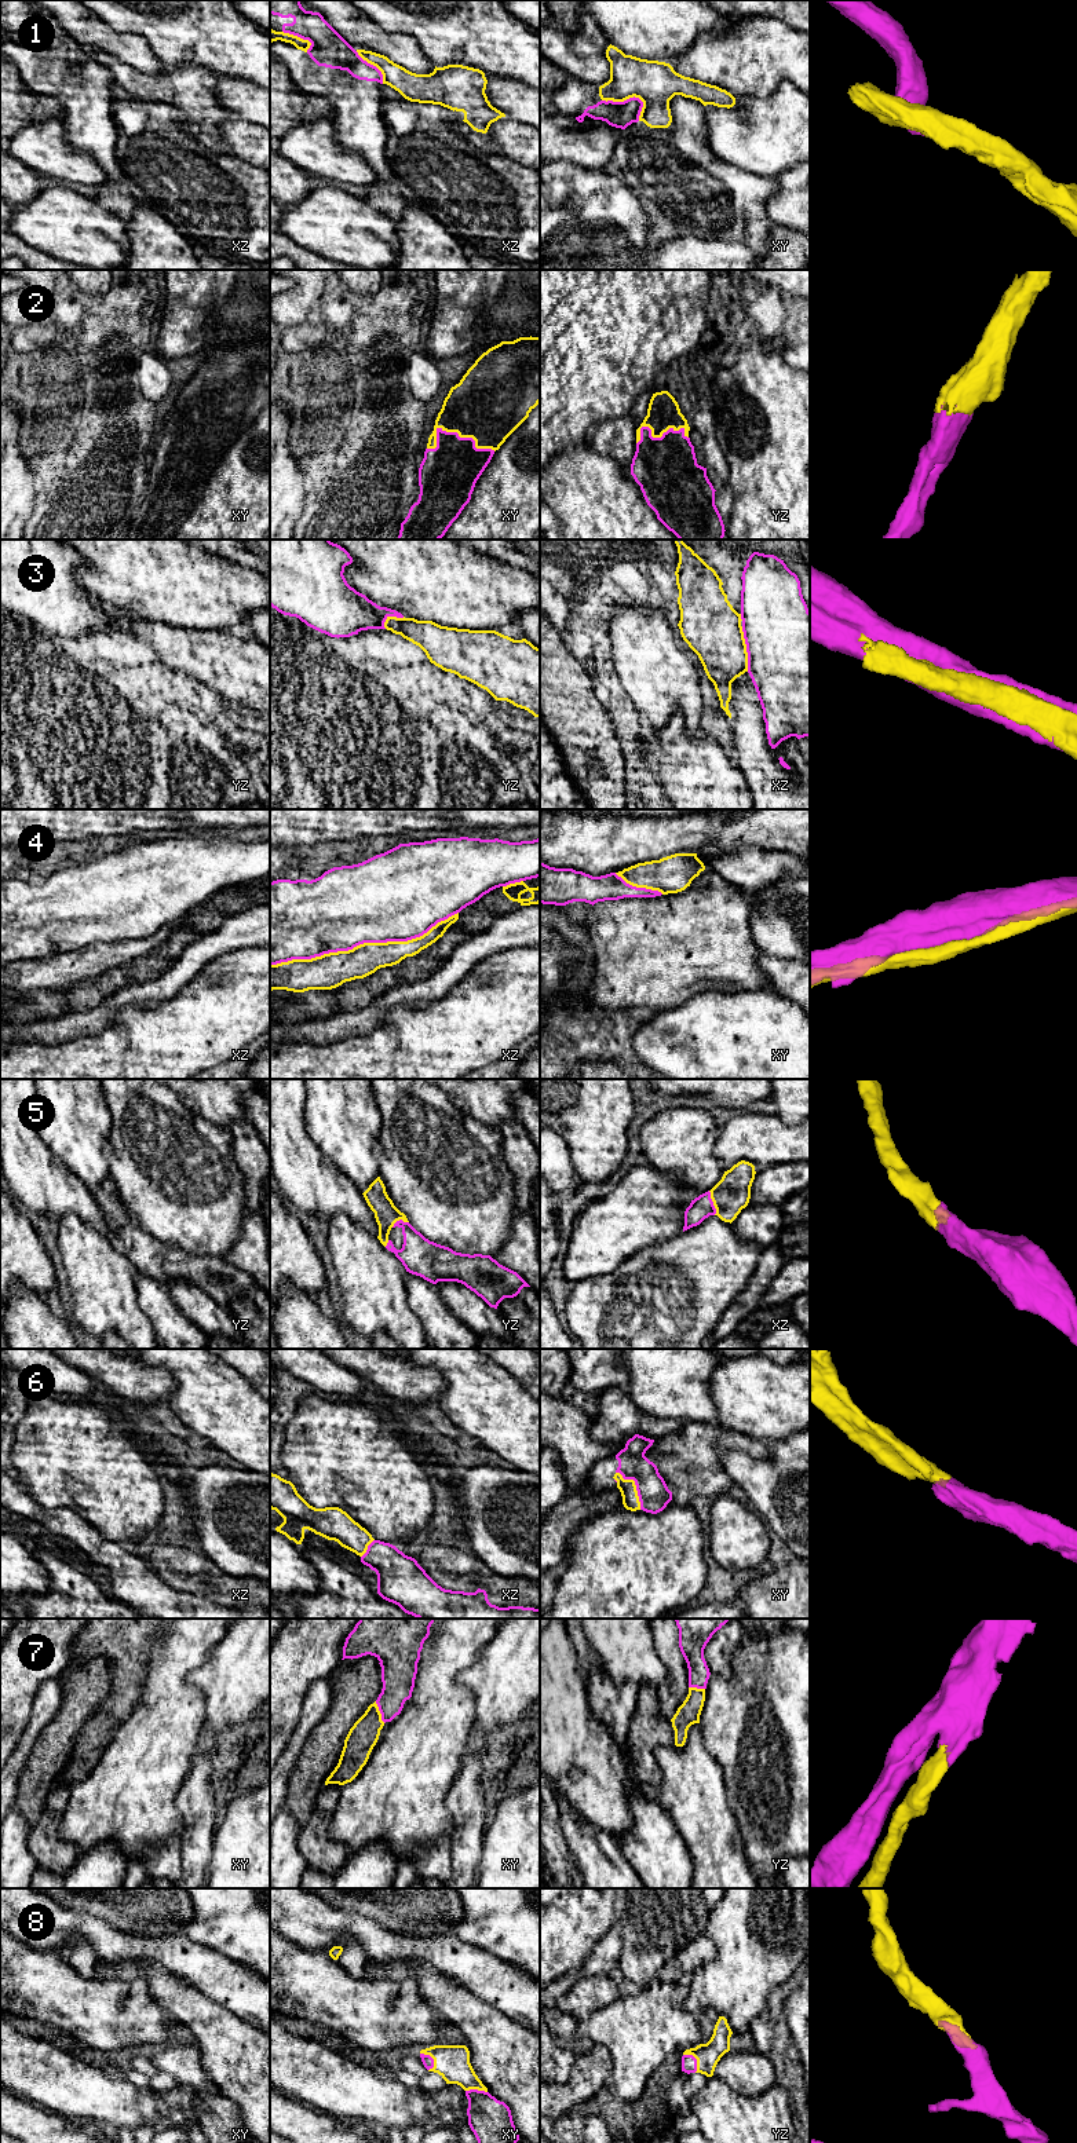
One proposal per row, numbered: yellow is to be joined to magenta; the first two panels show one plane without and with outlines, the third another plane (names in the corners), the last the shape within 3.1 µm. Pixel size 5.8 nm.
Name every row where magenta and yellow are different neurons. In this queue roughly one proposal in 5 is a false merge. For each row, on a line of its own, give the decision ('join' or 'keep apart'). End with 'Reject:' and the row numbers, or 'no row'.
1: keep apart
2: join
3: keep apart
4: keep apart
5: join
6: join
7: join
8: join
Reject: 1, 3, 4

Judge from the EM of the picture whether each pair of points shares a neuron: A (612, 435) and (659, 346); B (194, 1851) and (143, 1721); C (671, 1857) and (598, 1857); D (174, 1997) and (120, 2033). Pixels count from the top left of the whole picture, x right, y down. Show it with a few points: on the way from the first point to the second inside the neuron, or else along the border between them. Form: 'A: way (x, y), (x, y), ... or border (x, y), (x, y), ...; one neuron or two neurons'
A: border (628, 412), (605, 419), (594, 430); two neurons
B: way (192, 1818), (148, 1778), (148, 1754); one neuron
C: border (631, 1825), (620, 1836), (619, 1847), (638, 1873); two neurons
D: border (145, 1978), (150, 1996), (167, 2017); two neurons

